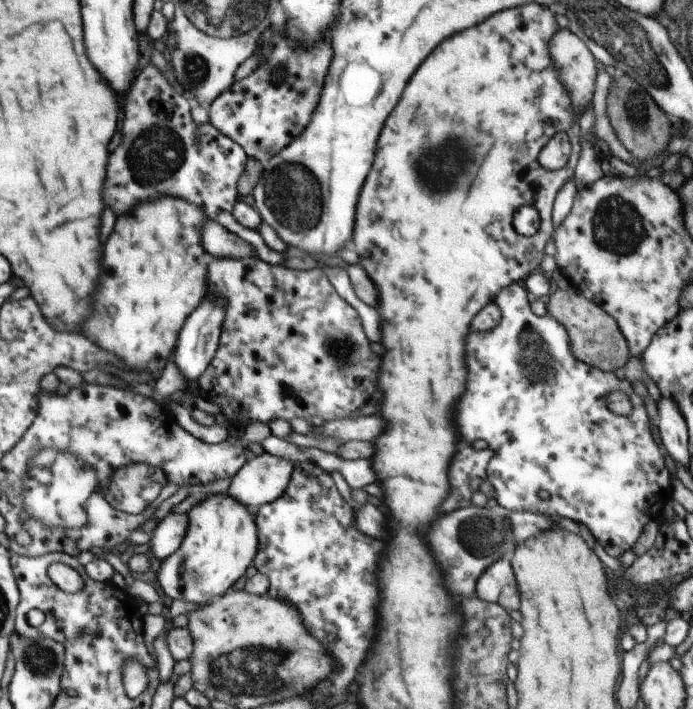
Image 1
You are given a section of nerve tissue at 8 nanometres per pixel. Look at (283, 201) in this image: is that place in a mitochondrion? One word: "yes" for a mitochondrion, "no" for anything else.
yes

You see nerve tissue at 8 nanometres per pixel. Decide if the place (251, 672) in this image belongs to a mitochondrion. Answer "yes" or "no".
yes

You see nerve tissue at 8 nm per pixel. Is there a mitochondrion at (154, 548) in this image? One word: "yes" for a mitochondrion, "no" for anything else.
no

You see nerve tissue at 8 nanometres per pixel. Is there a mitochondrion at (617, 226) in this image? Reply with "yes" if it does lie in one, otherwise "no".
yes

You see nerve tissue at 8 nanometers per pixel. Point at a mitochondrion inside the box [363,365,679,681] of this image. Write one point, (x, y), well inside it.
(477, 535)

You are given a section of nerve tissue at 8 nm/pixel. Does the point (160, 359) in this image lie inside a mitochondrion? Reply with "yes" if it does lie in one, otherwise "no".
no

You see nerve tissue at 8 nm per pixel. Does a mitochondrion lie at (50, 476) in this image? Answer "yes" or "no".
yes

